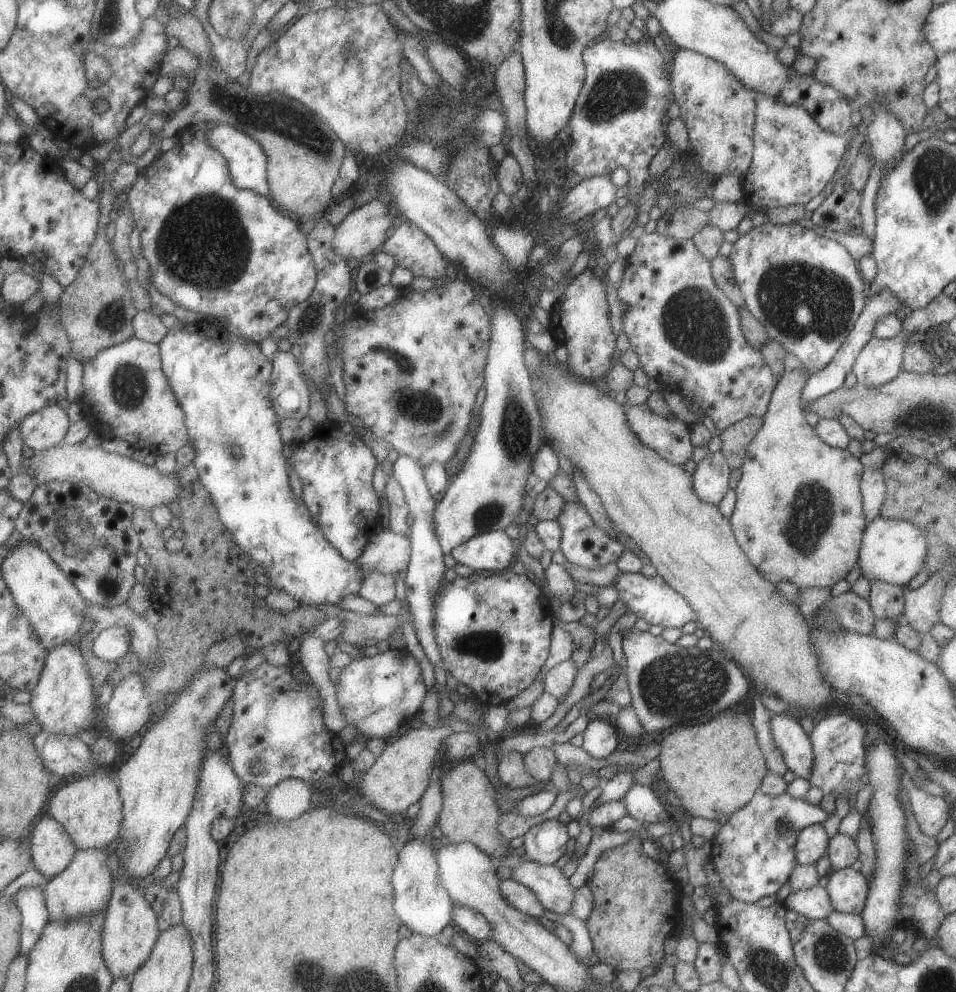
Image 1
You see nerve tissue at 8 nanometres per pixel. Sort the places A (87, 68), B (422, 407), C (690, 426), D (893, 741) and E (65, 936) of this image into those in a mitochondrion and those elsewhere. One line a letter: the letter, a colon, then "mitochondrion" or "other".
A: other
B: mitochondrion
C: other
D: other
E: other

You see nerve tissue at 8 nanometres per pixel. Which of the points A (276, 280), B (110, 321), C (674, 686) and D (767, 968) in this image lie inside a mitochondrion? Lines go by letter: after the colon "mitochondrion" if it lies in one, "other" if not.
A: other
B: mitochondrion
C: mitochondrion
D: mitochondrion

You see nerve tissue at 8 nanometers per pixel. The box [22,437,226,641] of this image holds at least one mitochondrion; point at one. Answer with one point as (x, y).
(67, 525)

